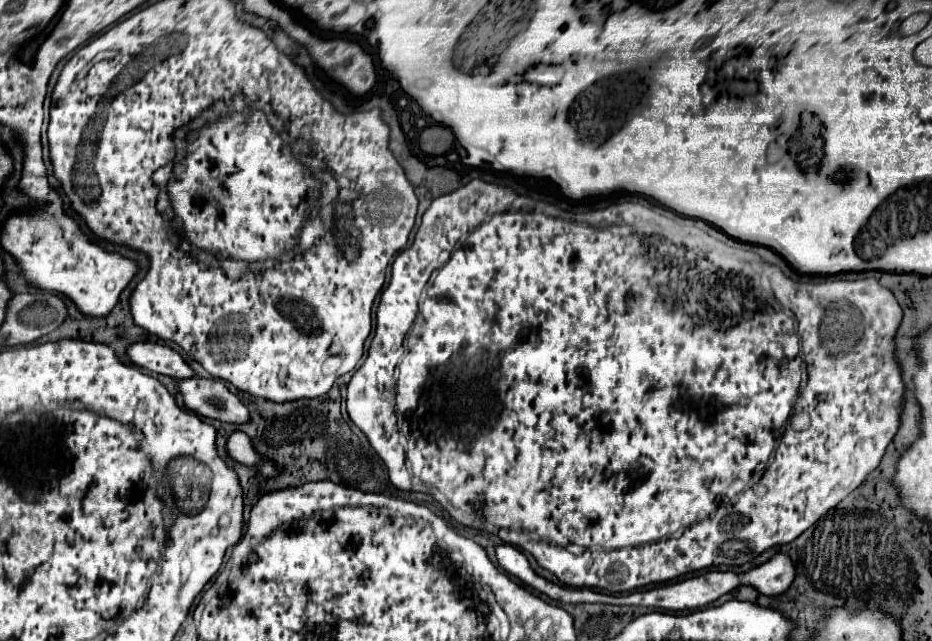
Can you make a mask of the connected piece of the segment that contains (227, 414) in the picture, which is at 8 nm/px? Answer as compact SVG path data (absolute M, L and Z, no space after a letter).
M188 378L180 380L178 388L184 396L186 408L196 412L198 416L236 426L250 422L250 412L244 402L236 394L232 394L220 380Z

